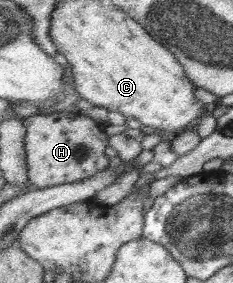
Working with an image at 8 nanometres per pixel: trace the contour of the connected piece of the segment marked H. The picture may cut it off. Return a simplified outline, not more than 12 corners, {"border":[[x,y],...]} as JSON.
{"border":[[67,109],[33,114],[28,178],[36,188],[109,167],[104,125]]}

